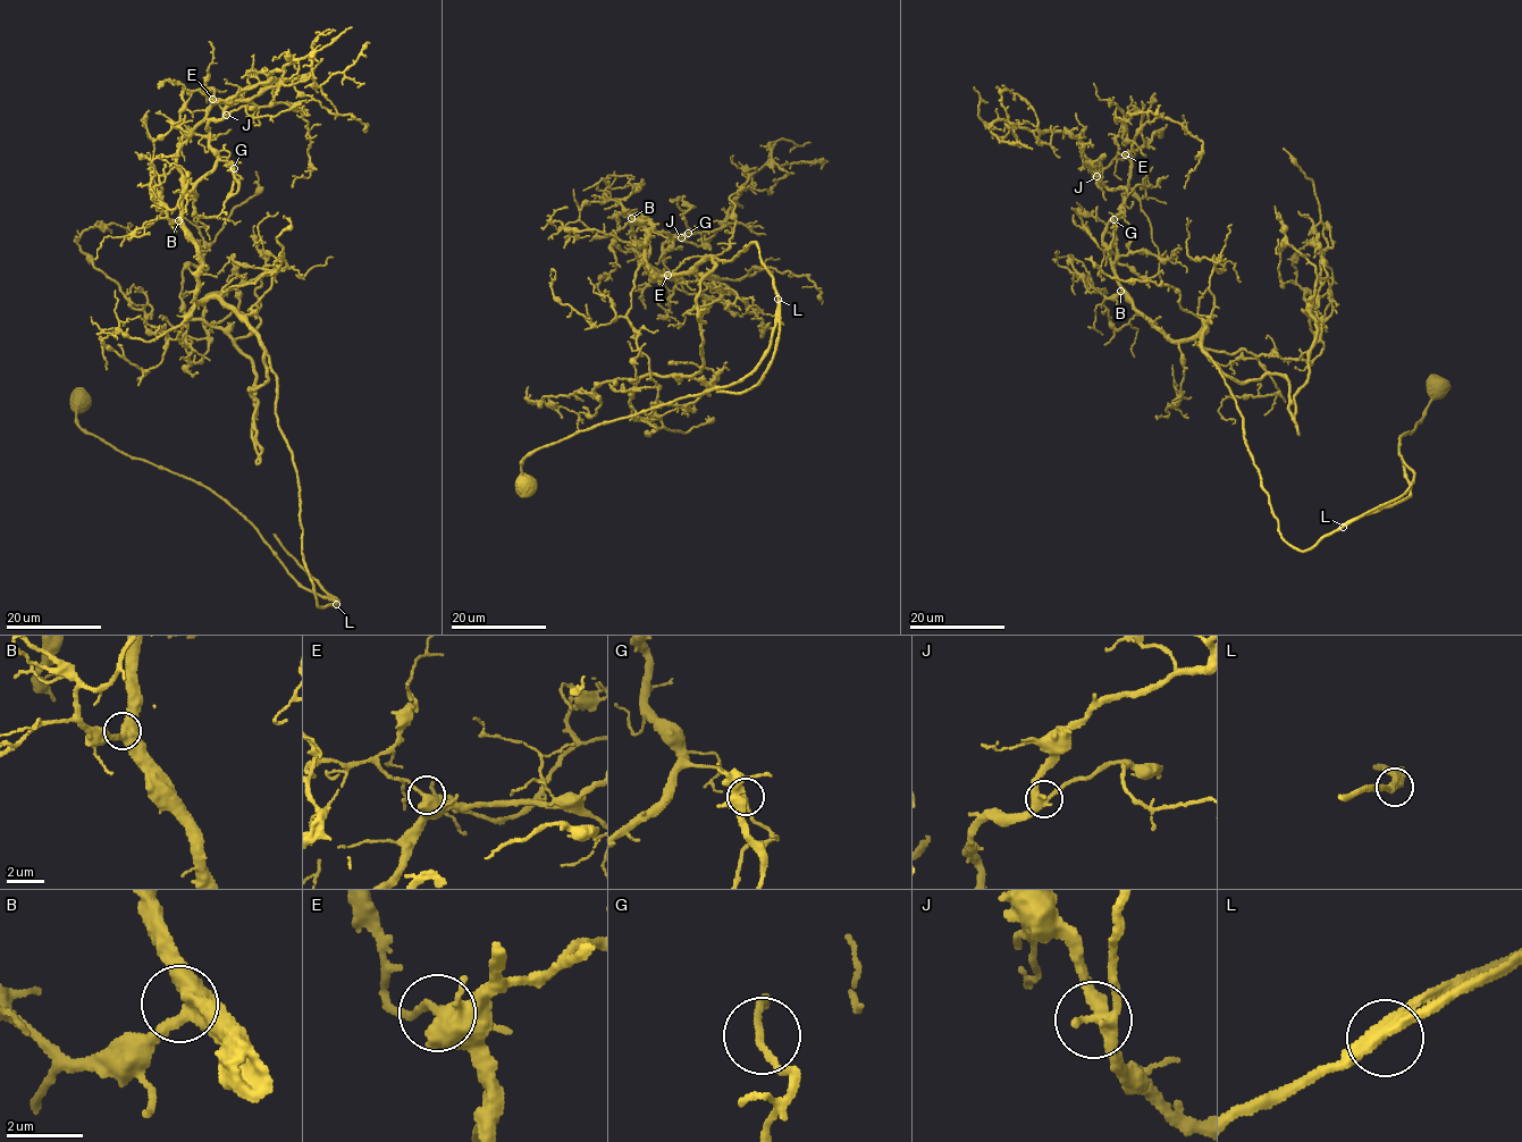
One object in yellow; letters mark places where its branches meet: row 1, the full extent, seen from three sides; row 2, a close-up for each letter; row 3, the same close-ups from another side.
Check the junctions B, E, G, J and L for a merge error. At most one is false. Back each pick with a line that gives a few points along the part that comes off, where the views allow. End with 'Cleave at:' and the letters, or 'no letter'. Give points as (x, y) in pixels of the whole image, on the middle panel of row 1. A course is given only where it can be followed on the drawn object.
L: foreign part runs (778, 300), (780, 335), (775, 354), (758, 381), (737, 394), (716, 391)
Cleave at: L

